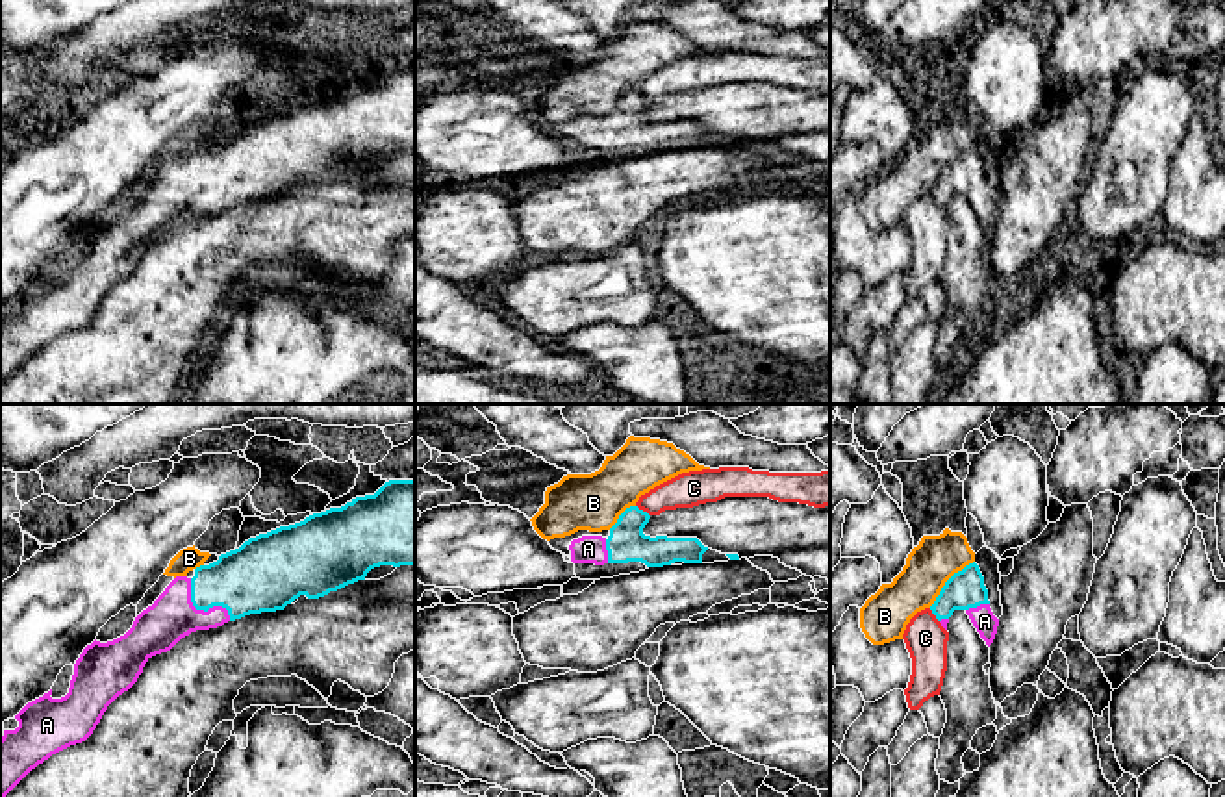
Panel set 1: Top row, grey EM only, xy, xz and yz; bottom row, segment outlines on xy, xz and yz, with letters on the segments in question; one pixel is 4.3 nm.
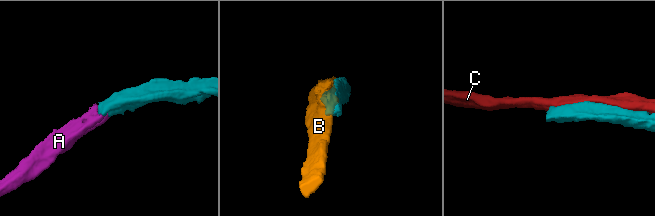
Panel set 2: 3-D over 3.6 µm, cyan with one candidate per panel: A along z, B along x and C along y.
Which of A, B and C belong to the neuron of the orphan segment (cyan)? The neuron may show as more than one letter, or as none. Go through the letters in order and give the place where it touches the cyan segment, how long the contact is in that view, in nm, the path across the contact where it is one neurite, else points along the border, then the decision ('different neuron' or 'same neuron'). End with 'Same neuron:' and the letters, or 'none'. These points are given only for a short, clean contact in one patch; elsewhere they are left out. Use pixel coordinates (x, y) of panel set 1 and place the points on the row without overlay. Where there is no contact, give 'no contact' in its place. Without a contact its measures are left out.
A: xy (202, 193) | 260 nm | across xy (251, 164), (219, 177), (202, 193), (180, 193), (160, 212) | same neuron
B: yz (947, 165) | 280 nm | different neuron
C: xz (642, 95) | 80 nm | different neuron
Same neuron: A

